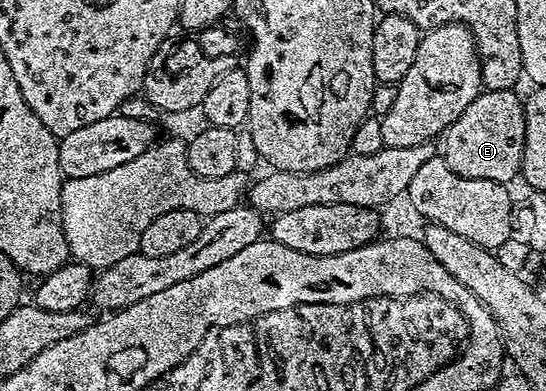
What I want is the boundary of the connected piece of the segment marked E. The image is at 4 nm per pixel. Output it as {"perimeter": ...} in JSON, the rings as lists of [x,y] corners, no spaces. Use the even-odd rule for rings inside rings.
{"perimeter":[[[518,91],[487,92],[479,95],[438,137],[438,155],[458,176],[511,182],[520,175],[525,146],[525,114]]]}

